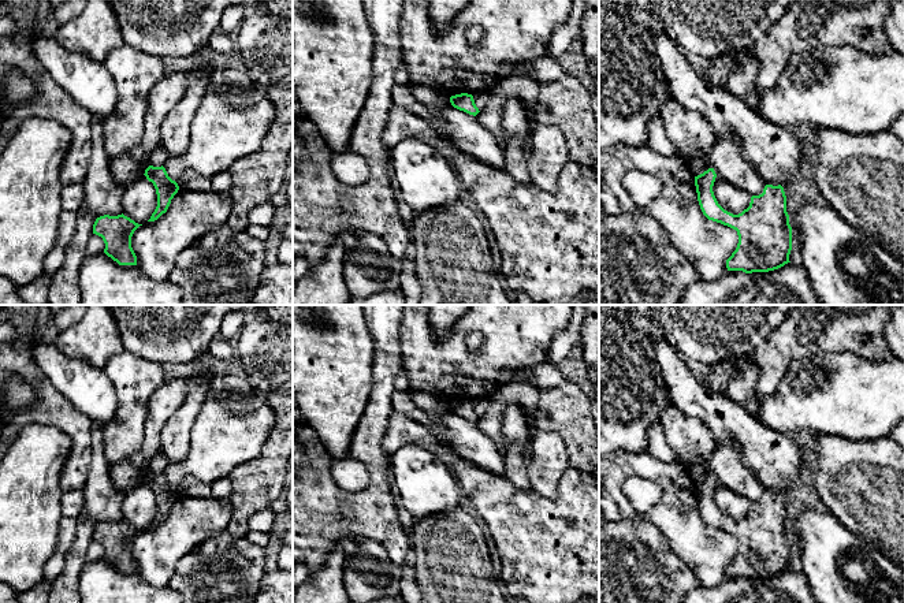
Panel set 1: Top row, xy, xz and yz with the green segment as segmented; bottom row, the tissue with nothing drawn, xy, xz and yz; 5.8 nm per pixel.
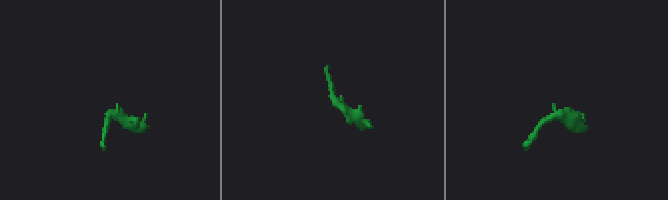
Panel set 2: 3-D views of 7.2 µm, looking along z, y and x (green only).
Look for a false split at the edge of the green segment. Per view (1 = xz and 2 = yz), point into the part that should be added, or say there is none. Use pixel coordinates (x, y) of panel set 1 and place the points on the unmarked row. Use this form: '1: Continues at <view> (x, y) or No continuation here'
1: No continuation here
2: No continuation here

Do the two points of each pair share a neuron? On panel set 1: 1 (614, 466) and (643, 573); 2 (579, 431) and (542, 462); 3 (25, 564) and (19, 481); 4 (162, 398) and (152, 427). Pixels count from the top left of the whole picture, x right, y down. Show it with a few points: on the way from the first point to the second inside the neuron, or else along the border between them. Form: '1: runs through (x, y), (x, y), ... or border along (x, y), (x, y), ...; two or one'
1: border along (613, 521), (643, 518), (658, 529); two
2: border along (538, 430), (555, 432), (560, 436), (570, 466); two
3: runs through (19, 543), (19, 502); one
4: runs through (162, 405), (156, 420); one

